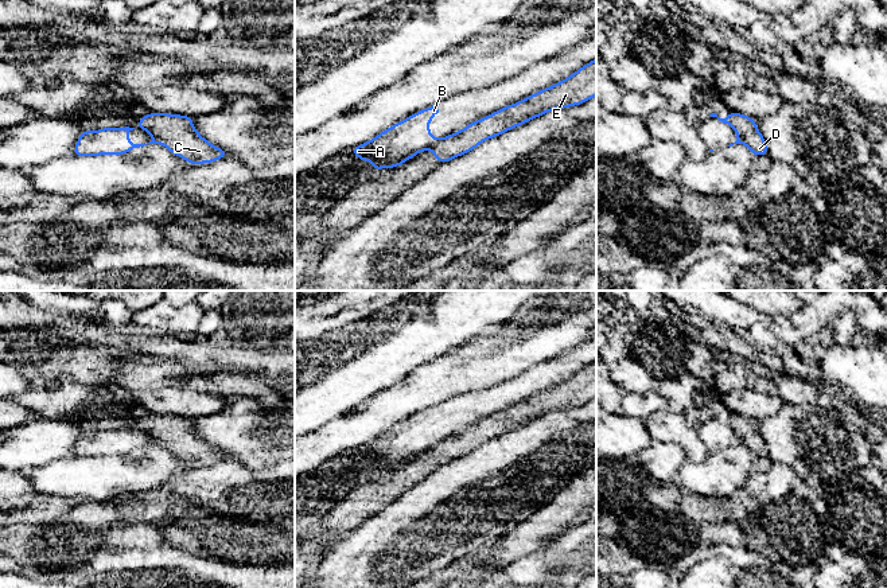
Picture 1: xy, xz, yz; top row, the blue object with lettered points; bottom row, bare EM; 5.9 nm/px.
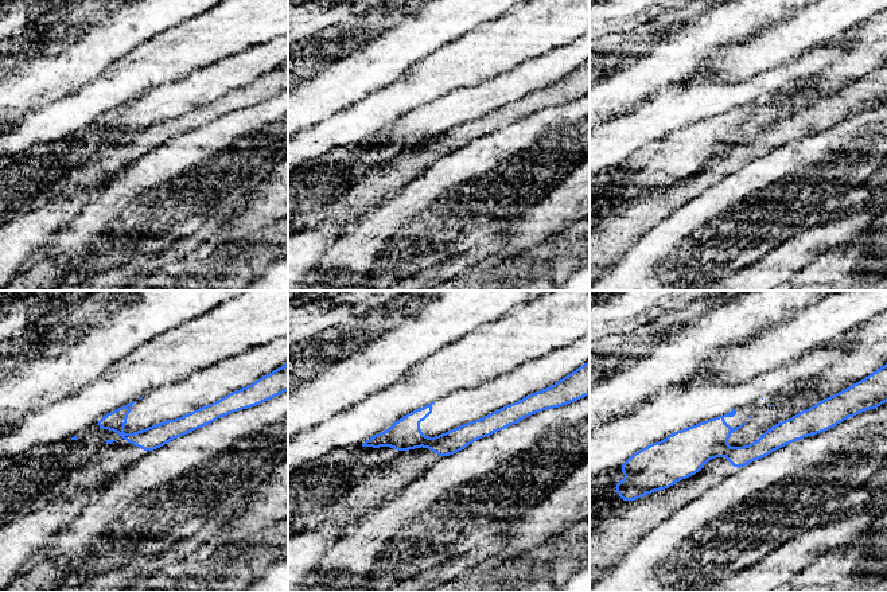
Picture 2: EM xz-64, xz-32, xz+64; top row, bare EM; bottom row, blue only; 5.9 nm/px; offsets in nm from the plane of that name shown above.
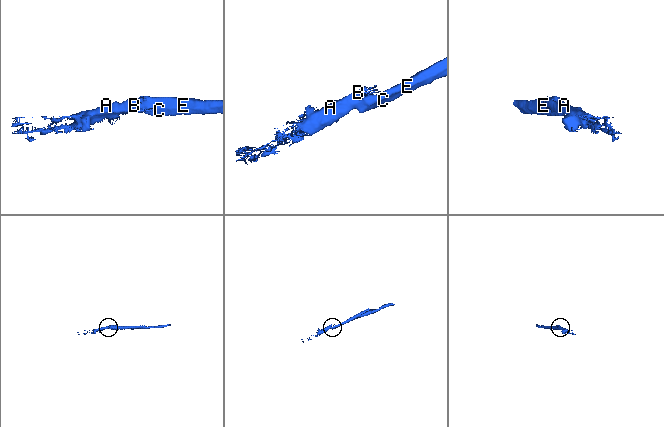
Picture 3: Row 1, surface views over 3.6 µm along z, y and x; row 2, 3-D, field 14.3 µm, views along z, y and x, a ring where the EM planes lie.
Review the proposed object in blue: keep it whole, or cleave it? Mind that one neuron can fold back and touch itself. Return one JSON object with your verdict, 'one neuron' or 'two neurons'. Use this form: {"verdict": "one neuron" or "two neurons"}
{"verdict": "two neurons"}

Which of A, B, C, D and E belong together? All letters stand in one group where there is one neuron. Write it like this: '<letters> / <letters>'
A B / C D E

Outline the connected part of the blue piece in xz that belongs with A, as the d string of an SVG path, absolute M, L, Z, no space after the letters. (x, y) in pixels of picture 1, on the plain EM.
M437 406L413 414L367 444L354 448L350 453L358 457L362 464L370 459L374 472L404 466L439 441L432 439L428 425L439 414Z

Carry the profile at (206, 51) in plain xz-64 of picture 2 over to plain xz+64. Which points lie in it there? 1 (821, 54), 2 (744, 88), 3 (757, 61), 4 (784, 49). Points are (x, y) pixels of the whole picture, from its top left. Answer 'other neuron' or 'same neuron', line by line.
1: same neuron
2: same neuron
3: other neuron
4: other neuron

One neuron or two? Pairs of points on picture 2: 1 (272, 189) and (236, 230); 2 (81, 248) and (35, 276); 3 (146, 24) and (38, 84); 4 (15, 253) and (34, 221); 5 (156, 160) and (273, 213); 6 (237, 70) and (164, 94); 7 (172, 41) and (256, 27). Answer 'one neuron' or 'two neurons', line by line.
1: one neuron
2: two neurons
3: one neuron
4: one neuron
5: two neurons
6: one neuron
7: one neuron

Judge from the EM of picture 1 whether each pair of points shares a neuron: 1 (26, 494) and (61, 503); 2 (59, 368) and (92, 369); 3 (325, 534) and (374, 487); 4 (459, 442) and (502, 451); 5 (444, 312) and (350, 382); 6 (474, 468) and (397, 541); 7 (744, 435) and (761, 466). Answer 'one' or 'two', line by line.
1: two
2: one
3: one
4: two
5: one
6: one
7: one

